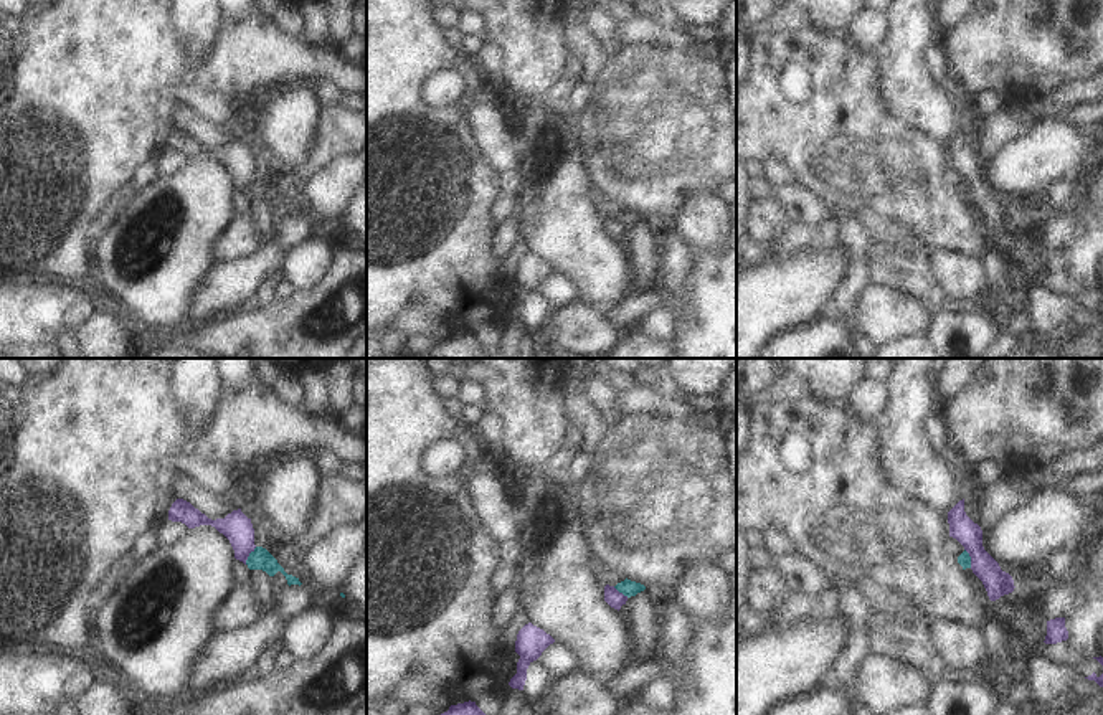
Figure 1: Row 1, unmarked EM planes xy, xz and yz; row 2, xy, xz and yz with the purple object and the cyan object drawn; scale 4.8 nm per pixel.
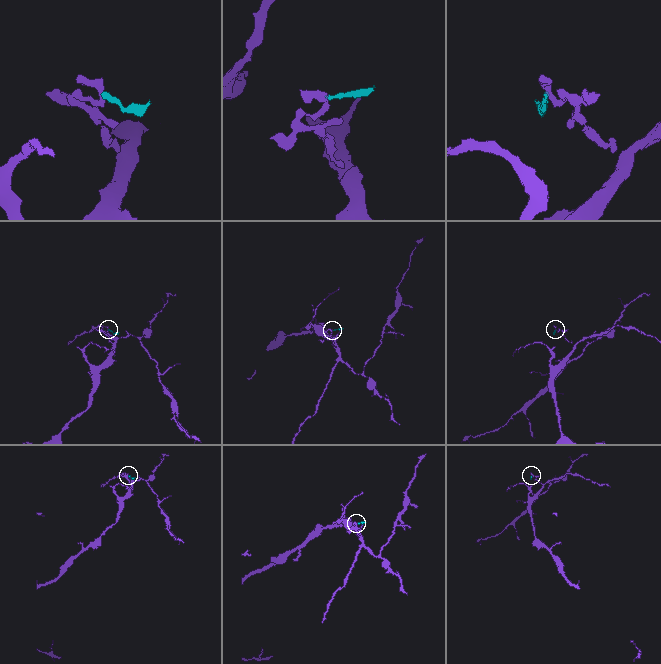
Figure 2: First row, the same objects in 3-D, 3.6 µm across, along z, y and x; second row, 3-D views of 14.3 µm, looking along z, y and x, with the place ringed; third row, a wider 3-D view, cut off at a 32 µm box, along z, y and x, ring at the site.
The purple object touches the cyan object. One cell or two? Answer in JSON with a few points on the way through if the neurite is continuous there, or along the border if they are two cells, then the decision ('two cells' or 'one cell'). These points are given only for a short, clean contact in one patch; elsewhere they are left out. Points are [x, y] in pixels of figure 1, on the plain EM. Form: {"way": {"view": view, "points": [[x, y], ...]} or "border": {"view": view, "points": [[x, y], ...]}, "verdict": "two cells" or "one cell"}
{"border": {"view": "xy", "points": [[256, 177], [245, 194]]}, "verdict": "two cells"}

